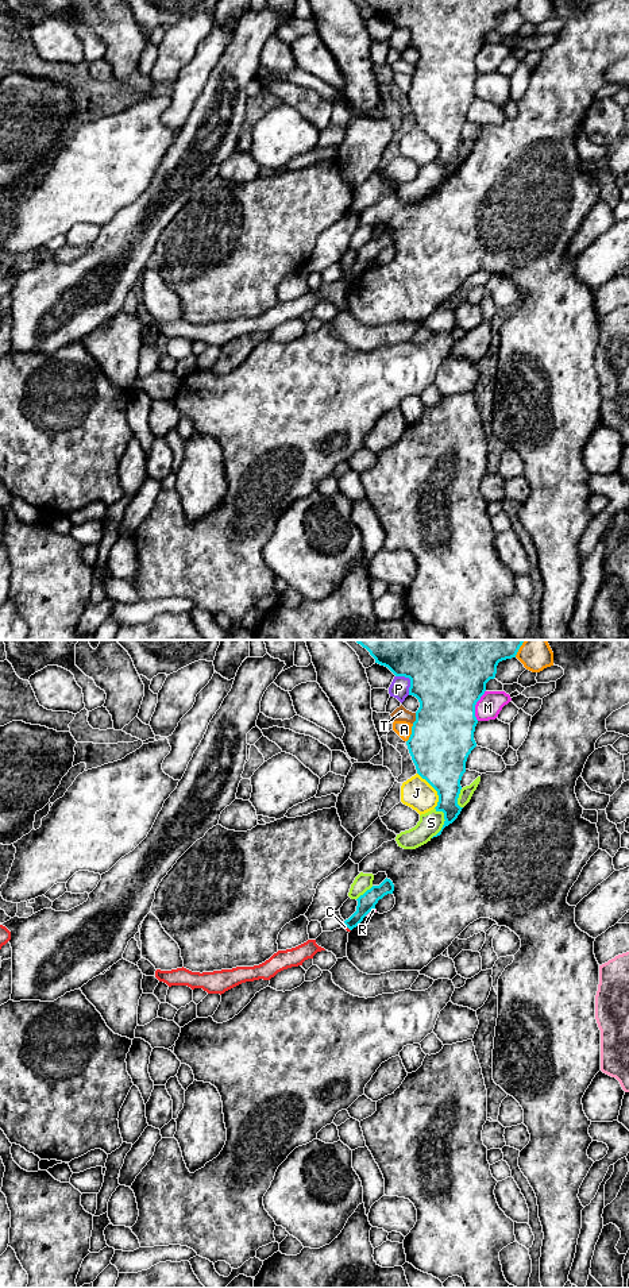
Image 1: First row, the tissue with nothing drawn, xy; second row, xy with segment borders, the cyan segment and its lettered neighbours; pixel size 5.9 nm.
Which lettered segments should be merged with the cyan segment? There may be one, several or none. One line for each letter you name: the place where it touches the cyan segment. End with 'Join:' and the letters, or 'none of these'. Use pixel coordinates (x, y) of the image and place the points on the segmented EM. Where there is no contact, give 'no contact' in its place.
Join: none of these

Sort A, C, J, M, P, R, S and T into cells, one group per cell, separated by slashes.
A / C / J / M / P / R / S / T

